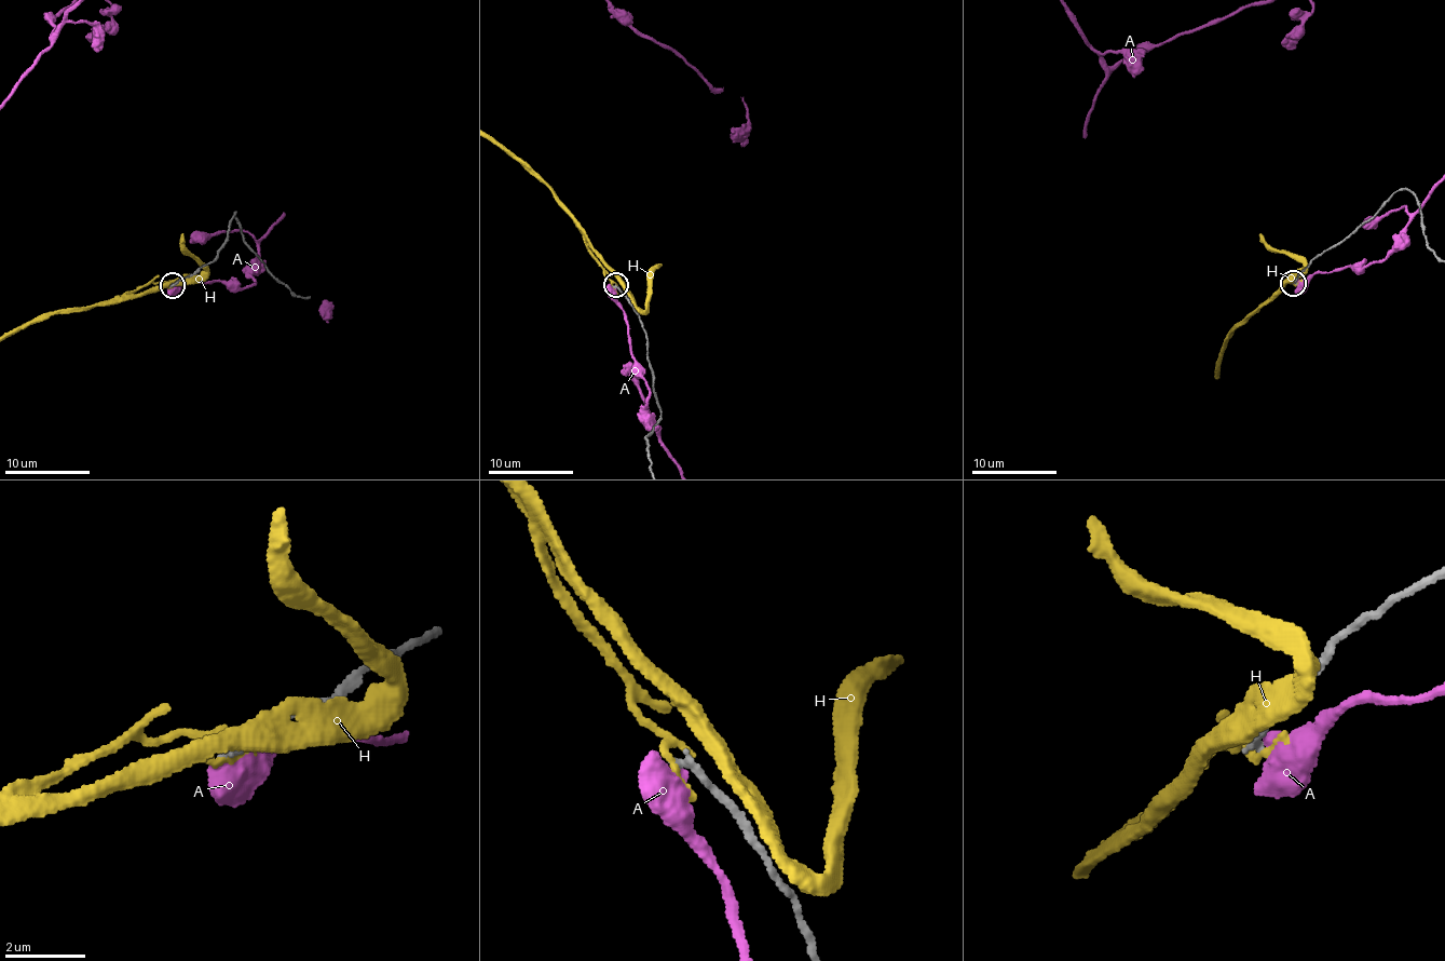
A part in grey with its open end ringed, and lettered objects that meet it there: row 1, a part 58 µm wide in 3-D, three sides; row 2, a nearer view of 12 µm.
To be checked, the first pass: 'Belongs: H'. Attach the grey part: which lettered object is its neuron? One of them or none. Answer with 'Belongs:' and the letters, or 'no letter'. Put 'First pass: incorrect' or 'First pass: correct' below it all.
Belongs: no letter
First pass: incorrect

